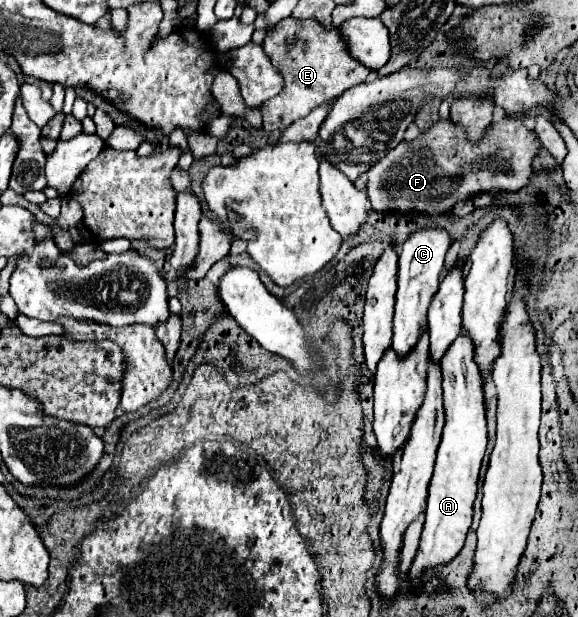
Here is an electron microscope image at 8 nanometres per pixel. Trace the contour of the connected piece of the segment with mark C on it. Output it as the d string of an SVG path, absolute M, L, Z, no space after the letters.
M426 226L410 232L406 242L400 248L398 262L398 292L396 292L396 310L394 310L394 336L392 348L406 354L416 340L420 338L422 328L426 328L428 304L438 288L438 278L444 268L444 258L450 248L450 236L442 226Z

